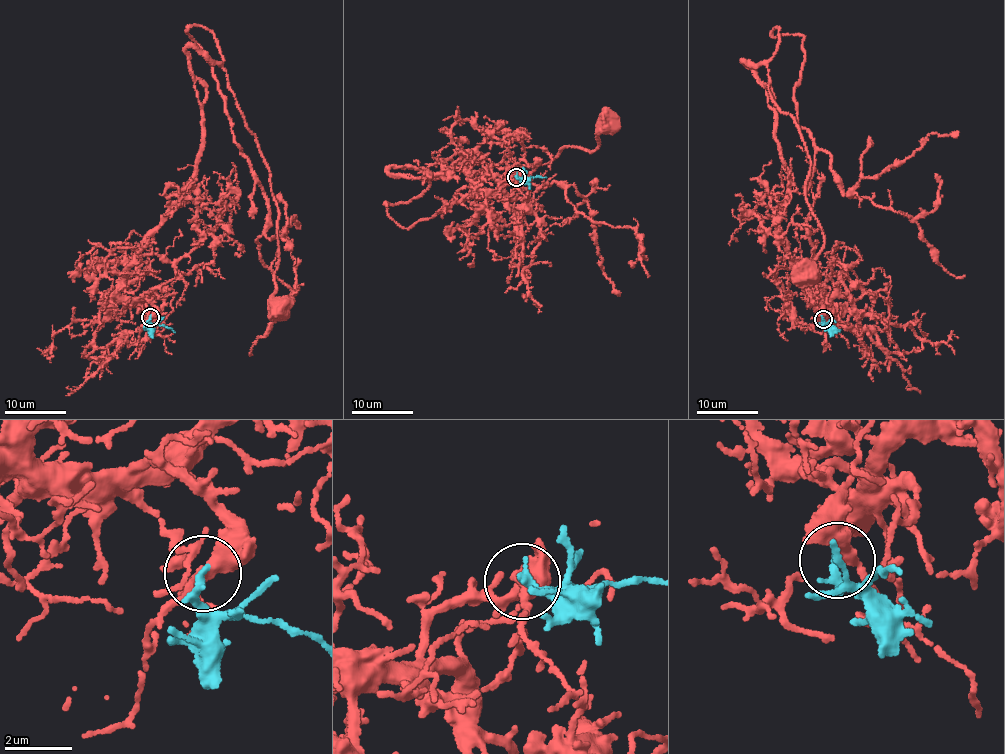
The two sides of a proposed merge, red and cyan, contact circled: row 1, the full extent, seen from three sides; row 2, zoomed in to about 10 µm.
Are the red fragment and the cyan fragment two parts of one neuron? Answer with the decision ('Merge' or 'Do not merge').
Do not merge

